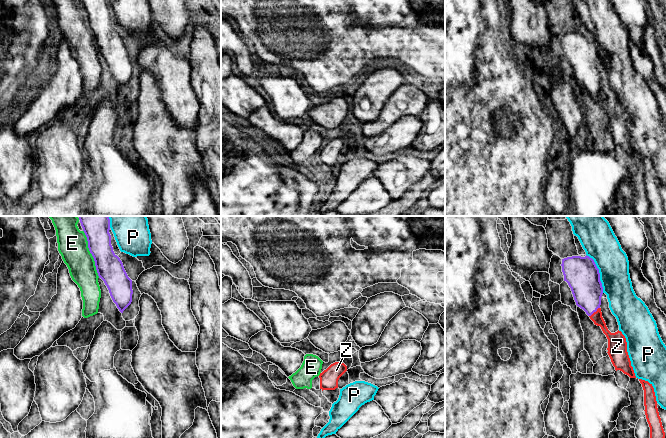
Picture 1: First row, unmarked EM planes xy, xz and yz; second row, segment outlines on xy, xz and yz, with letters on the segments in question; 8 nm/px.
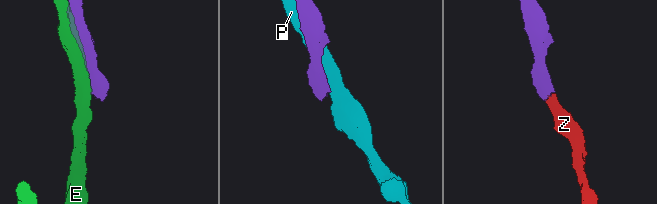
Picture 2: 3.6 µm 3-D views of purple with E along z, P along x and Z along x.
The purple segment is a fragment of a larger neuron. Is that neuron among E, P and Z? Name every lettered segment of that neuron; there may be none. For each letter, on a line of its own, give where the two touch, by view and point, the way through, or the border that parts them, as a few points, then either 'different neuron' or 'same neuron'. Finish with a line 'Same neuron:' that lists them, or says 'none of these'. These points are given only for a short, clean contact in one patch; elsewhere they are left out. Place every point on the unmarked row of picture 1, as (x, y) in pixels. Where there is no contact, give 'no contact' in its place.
E: xy (91, 29) | different neuron
P: yz (599, 49) | different neuron
Z: yz (594, 87) | across yz (585, 60), (587, 72), (594, 87), (596, 93) | same neuron
Same neuron: Z

